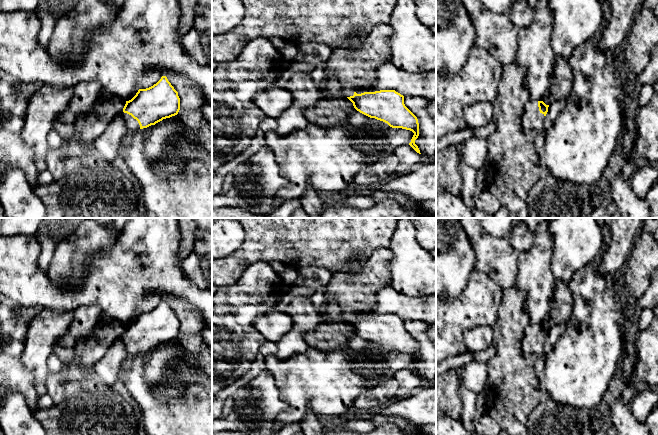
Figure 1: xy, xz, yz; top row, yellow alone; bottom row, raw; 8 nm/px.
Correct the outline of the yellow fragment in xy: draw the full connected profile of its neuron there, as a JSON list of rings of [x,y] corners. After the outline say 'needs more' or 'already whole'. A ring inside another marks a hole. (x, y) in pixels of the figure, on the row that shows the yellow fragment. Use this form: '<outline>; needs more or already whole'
[[[166,76],[153,86],[139,89],[136,95],[126,104],[121,112],[126,121],[128,132],[151,125],[178,114],[180,98]]]; needs more

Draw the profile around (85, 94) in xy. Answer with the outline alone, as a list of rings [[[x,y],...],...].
[[[98,81],[75,85],[67,108],[58,115],[57,120],[63,124],[73,124],[80,115],[86,114],[95,106],[101,89]]]

